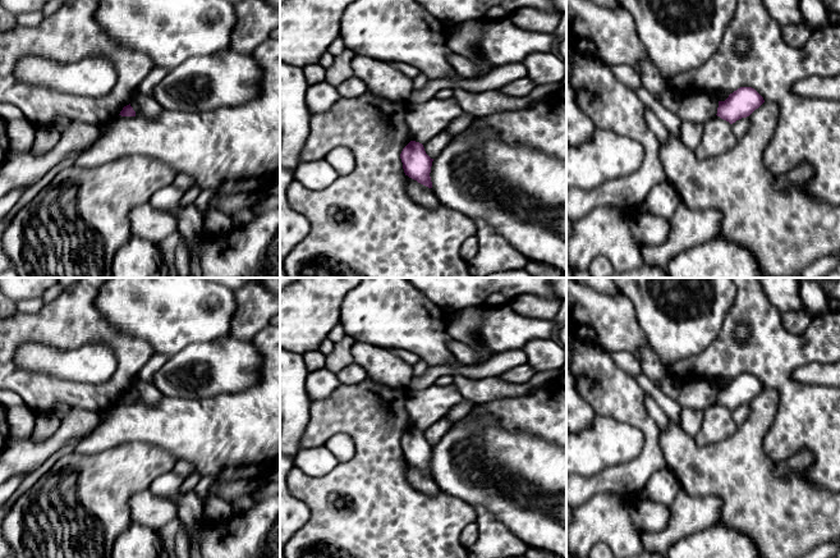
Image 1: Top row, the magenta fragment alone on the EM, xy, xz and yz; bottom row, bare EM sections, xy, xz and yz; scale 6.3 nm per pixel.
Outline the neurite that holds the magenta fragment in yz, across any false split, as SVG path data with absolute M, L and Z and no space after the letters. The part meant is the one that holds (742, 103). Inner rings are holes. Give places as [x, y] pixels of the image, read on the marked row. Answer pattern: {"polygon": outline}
{"polygon": "M740 87L730 93L725 101L719 101L716 115L733 124L749 116L763 102L763 97L754 88Z"}

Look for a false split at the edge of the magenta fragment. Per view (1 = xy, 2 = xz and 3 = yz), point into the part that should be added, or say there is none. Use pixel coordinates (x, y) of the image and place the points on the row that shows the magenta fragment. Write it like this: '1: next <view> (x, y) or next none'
1: next none
2: next none
3: next none

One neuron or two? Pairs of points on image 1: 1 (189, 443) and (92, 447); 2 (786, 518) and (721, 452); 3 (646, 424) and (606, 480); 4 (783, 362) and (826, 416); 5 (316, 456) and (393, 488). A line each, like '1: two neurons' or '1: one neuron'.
1: one neuron
2: one neuron
3: one neuron
4: one neuron
5: two neurons

